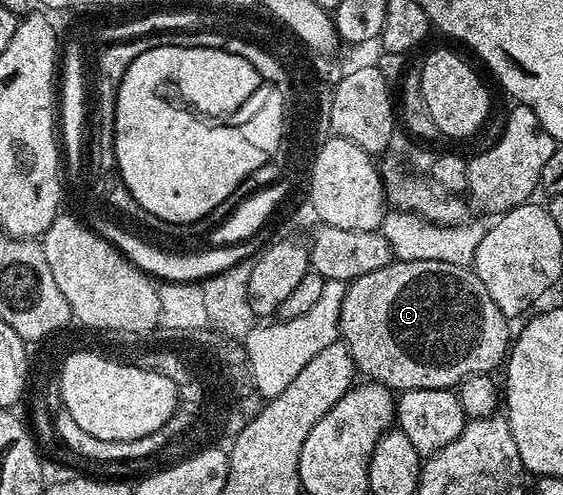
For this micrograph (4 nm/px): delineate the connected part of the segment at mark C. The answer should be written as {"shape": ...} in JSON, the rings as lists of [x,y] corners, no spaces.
{"shape":[[[391,260],[387,266],[376,272],[368,272],[368,276],[360,276],[349,283],[344,296],[344,304],[340,304],[340,324],[338,333],[341,341],[346,343],[348,352],[354,361],[355,371],[373,382],[379,382],[389,390],[401,392],[404,390],[423,390],[424,388],[436,388],[448,390],[457,387],[468,376],[477,374],[493,375],[494,369],[501,367],[508,357],[508,351],[512,345],[511,323],[502,315],[500,308],[496,308],[496,300],[488,296],[488,288],[480,280],[480,276],[474,274],[473,269],[457,267],[454,264],[441,263],[440,260],[408,260],[407,262]]]}

